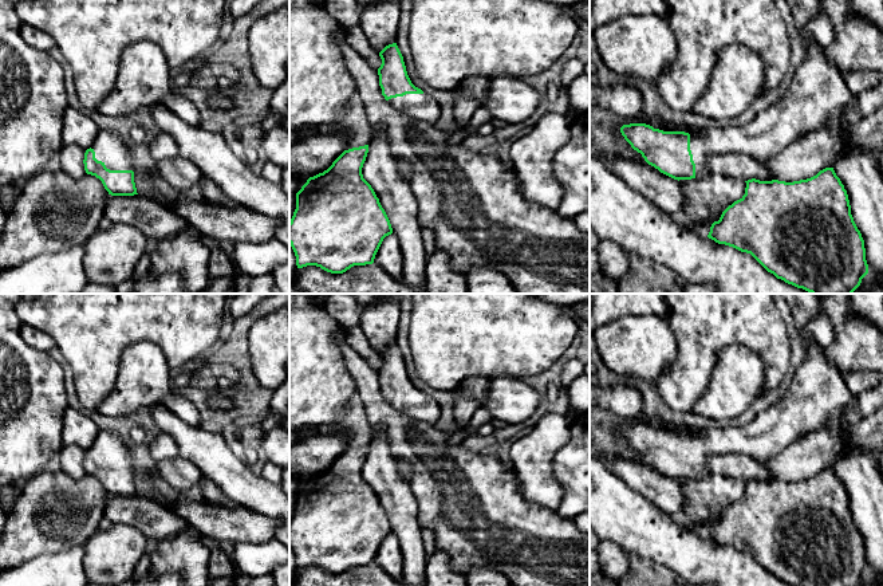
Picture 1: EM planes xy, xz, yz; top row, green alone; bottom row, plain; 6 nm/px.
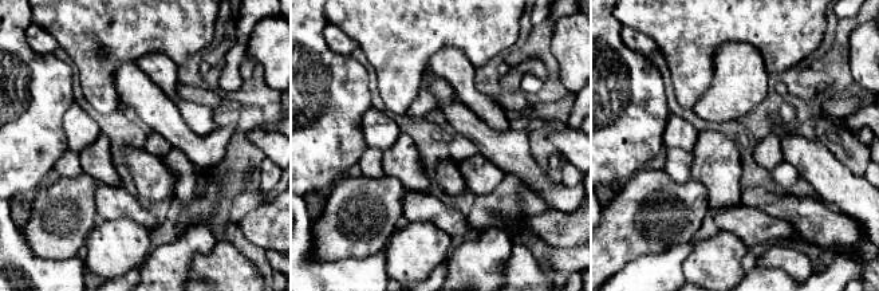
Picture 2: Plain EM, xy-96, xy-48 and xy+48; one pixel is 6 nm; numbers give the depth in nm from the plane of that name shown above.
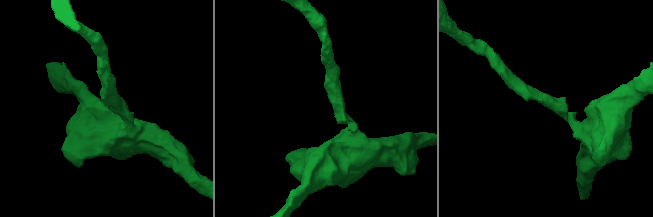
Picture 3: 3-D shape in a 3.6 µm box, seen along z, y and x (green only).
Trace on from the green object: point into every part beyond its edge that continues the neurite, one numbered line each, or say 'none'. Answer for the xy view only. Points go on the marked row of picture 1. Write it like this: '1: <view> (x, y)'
1: xy (110, 148)

